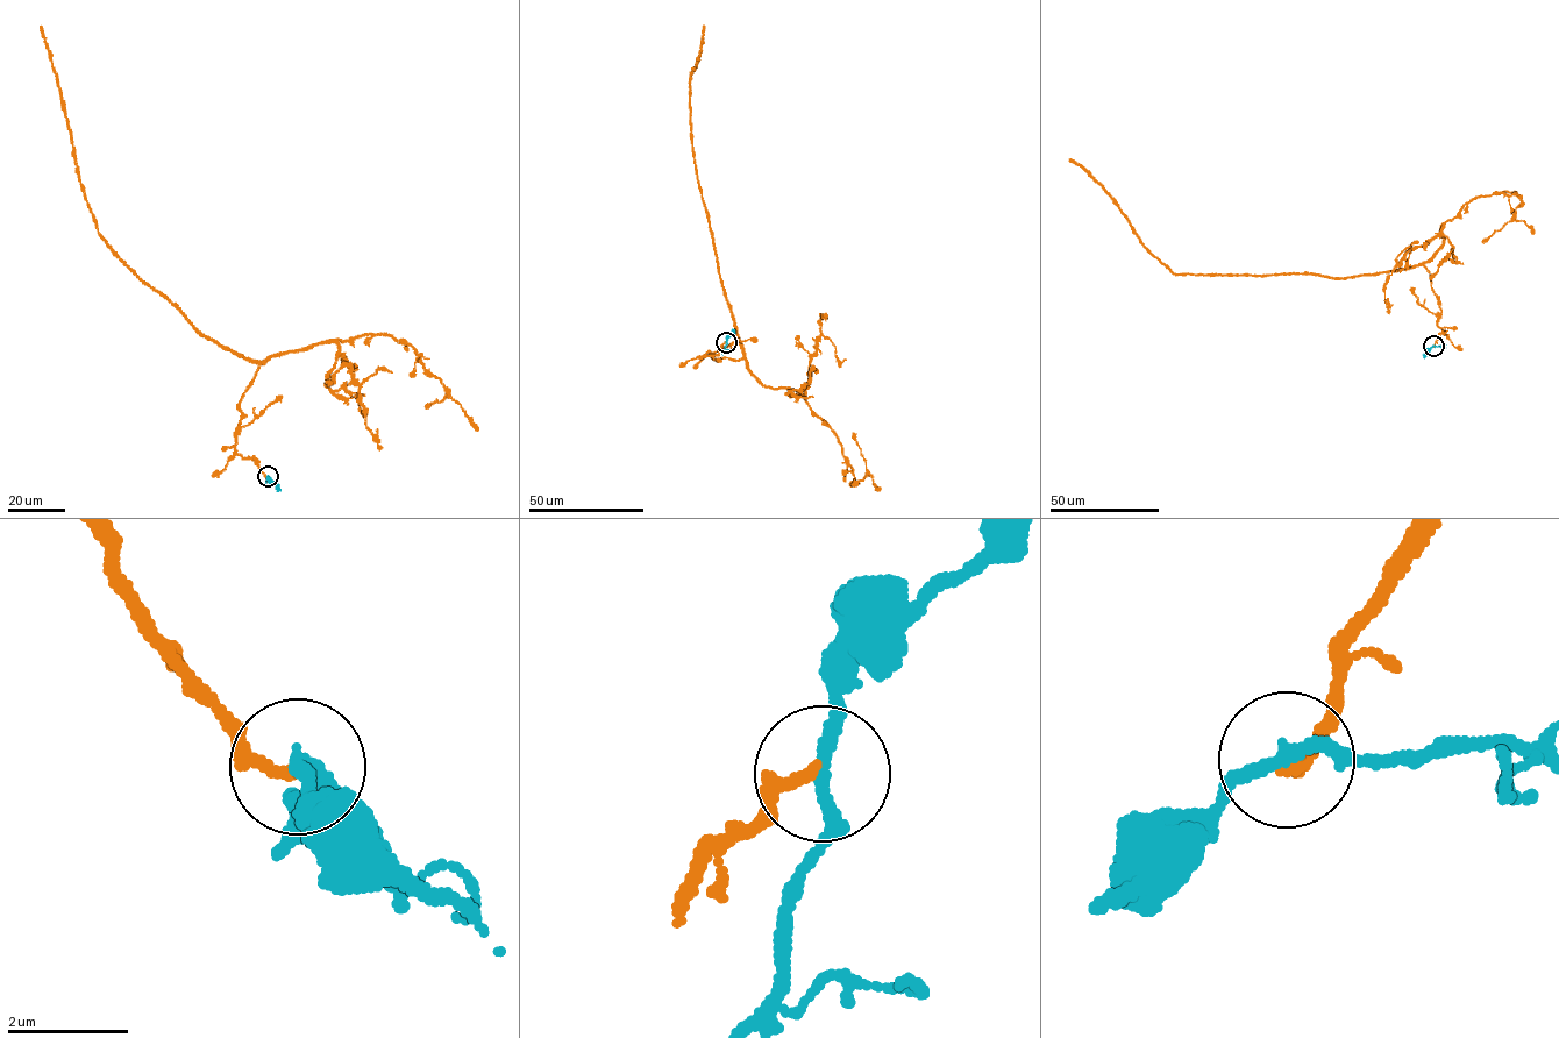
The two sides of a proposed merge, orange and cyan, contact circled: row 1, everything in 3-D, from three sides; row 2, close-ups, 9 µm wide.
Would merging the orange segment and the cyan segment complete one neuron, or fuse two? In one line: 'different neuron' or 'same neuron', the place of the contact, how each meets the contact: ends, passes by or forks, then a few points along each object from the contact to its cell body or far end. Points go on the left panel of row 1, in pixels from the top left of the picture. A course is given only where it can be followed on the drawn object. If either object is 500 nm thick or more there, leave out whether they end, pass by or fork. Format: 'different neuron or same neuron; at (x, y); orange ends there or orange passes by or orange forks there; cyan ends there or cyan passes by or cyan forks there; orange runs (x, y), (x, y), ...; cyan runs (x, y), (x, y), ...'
same neuron; at (268, 476); orange ends there; cyan passes by; orange runs (267, 476), (256, 461), (243, 459), (234, 446), (240, 404), (260, 364), (201, 334), (99, 235), (40, 26); cyan runs (268, 476), (278, 491)

